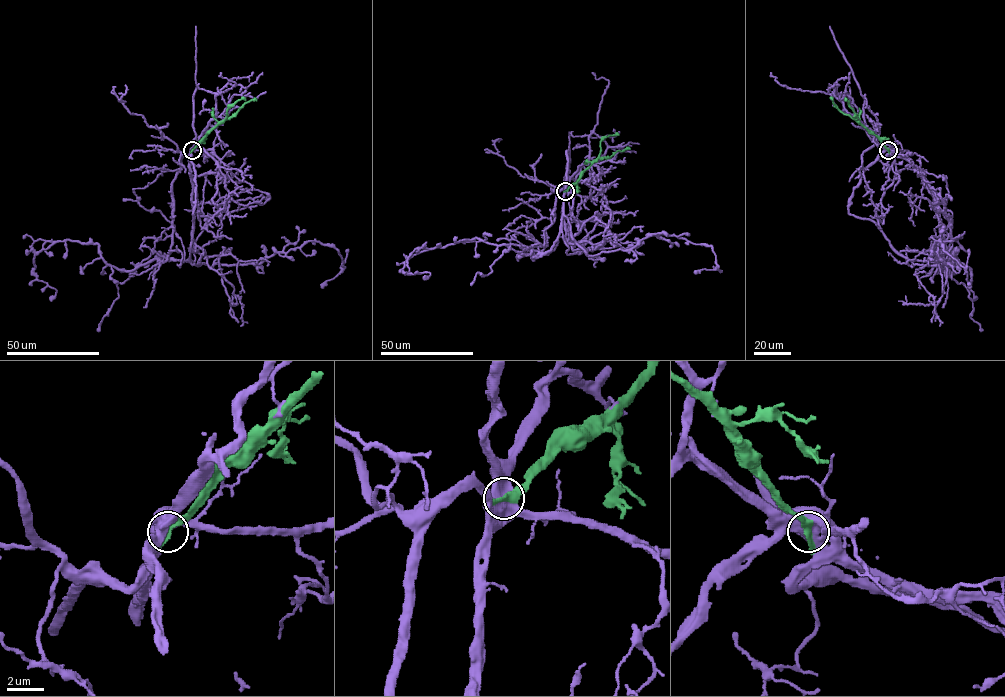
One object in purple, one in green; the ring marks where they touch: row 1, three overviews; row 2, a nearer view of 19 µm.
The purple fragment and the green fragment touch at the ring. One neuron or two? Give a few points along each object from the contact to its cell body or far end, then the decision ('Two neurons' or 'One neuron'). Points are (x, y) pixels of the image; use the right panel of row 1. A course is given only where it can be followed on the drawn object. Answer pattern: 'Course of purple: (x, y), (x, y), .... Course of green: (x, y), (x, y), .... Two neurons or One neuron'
Course of purple: (888, 150), (864, 171), (848, 213), (871, 219), (914, 264), (950, 267), (931, 252), (939, 241), (969, 288). Course of green: (888, 150), (877, 136), (844, 114), (832, 100). Two neurons

